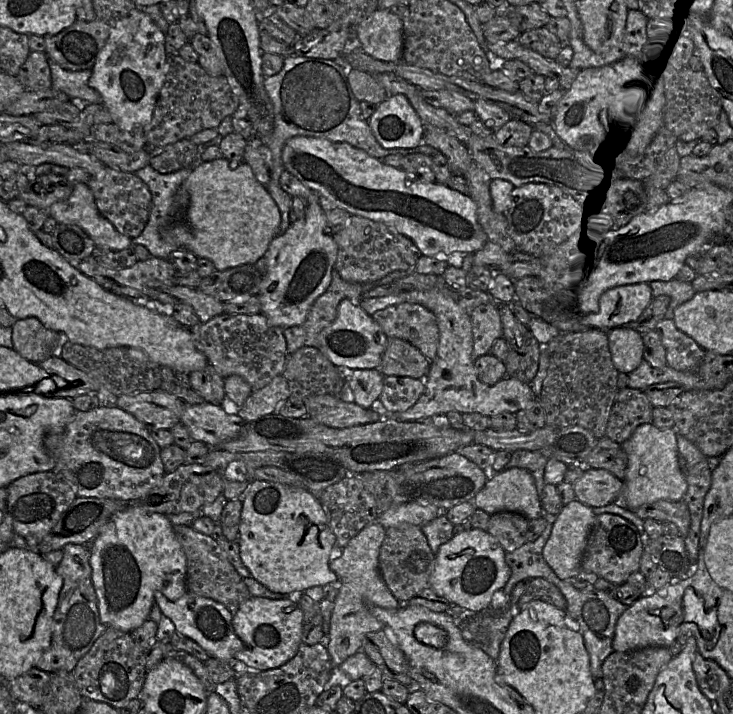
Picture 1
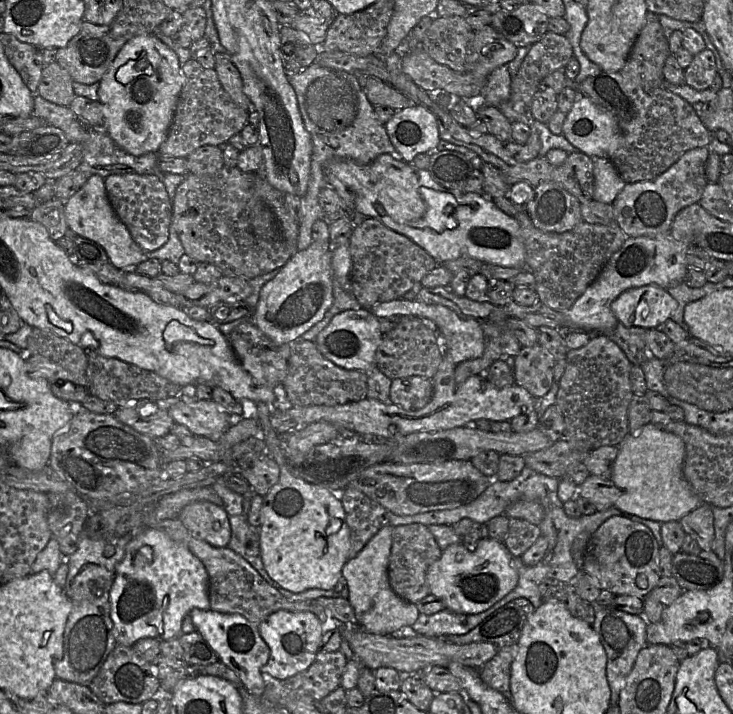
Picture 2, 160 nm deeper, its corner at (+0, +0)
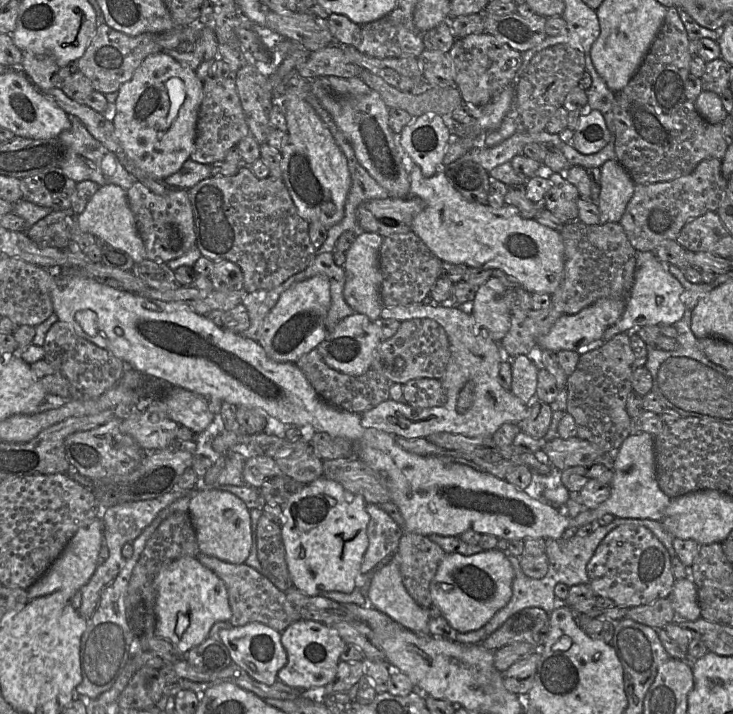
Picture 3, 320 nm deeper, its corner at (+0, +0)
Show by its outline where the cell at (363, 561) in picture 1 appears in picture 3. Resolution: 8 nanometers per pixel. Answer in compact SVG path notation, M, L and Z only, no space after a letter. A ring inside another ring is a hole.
M397 553L369 576L367 598L371 607L387 615L402 627L429 635L429 617L406 591L399 569Z

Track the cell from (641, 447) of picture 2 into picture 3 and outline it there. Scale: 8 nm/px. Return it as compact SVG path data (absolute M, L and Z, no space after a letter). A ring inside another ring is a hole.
M646 432L630 434L613 456L615 473L611 482L610 497L598 507L594 509L585 507L585 511L574 518L569 518L569 526L579 528L604 515L654 521L662 521L665 517L665 510L671 498L660 489L656 478L655 437Z

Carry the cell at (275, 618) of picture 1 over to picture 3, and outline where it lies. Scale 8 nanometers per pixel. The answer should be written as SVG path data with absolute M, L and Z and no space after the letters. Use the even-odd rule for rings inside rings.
M299 620L281 632L281 643L287 653L287 663L277 674L278 681L299 690L312 690L331 682L336 673L345 642L329 625Z

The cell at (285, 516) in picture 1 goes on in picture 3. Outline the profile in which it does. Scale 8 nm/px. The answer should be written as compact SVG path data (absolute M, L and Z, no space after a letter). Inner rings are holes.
M321 477L303 485L297 493L281 505L282 539L292 587L308 596L318 596L327 592L351 593L354 591L355 580L368 547L369 515L365 509L366 504L363 497L354 496L340 484Z

